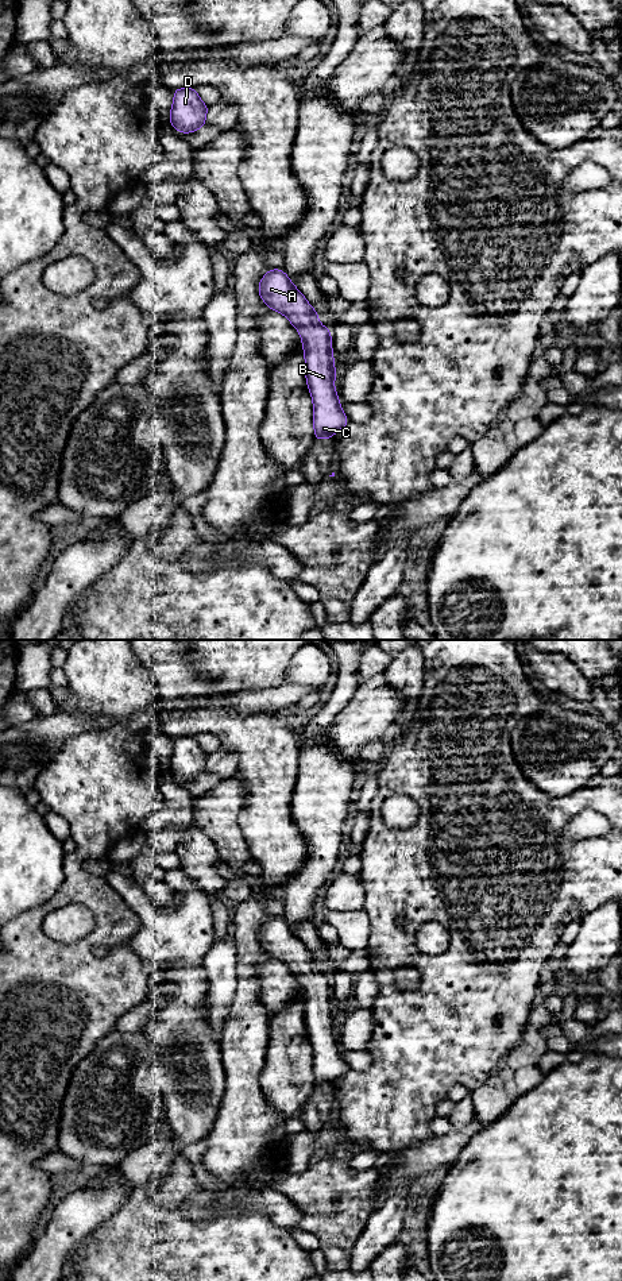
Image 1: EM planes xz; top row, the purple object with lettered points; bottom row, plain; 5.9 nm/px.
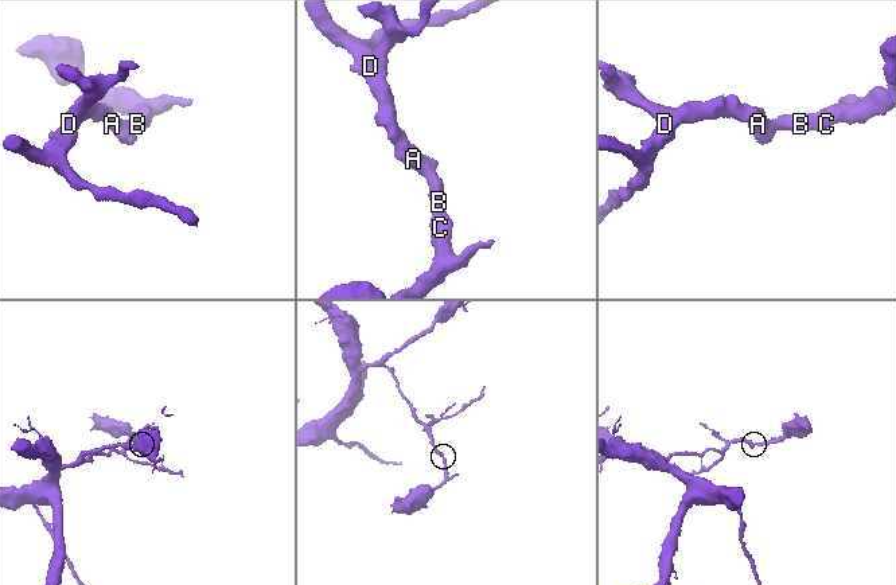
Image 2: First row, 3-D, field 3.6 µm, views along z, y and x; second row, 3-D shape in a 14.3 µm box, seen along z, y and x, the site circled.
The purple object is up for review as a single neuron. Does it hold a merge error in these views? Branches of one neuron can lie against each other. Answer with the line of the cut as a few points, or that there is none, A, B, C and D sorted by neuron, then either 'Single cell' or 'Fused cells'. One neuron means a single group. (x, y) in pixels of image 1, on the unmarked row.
No split. Groups: A B C D. Single cell

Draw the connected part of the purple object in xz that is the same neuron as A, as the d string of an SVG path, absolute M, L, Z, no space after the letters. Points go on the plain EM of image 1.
M281 917L268 918L258 933L259 944L268 957L277 958L287 965L291 973L298 977L305 1003L305 1025L308 1038L313 1047L314 1089L332 1087L332 1084L349 1072L341 1057L339 1043L333 1034L337 1018L333 1015L331 977L318 971L318 961L312 956L304 942L293 933L286 921Z

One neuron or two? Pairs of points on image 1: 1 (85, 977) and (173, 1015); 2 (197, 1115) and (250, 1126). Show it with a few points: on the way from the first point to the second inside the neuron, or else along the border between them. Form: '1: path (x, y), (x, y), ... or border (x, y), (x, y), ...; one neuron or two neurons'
1: border (150, 972), (149, 996), (146, 999); two neurons
2: border (223, 1088), (216, 1118), (207, 1135); two neurons

